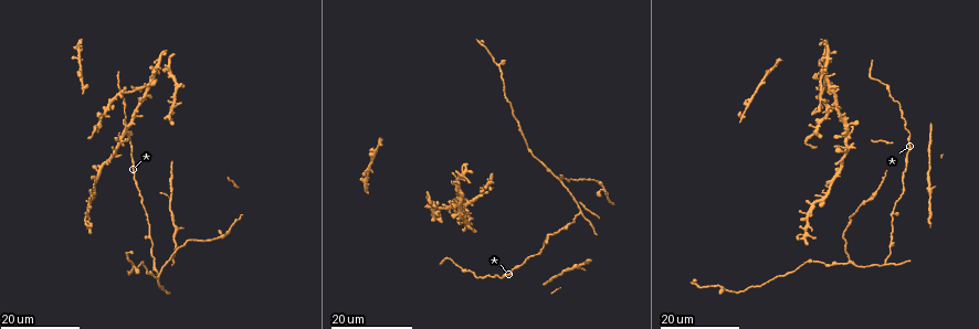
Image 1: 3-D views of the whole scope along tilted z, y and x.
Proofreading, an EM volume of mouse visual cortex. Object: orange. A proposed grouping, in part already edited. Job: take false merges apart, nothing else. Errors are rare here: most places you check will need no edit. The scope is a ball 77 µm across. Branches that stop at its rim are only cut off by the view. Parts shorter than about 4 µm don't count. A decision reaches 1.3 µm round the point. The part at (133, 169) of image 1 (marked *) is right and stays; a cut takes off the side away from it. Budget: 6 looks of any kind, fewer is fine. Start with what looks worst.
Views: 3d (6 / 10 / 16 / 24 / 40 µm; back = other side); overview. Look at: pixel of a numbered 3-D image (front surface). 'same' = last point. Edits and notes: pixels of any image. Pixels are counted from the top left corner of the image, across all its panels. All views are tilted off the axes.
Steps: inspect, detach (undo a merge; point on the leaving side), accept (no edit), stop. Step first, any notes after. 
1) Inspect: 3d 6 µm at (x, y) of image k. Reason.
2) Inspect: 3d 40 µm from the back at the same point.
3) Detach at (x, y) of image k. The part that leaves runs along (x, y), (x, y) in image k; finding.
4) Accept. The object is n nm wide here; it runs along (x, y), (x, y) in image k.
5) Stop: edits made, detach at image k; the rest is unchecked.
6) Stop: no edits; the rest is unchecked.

Inspect: 3d 16 µm at (850, 262) of image 1. Two arms in line, one across.

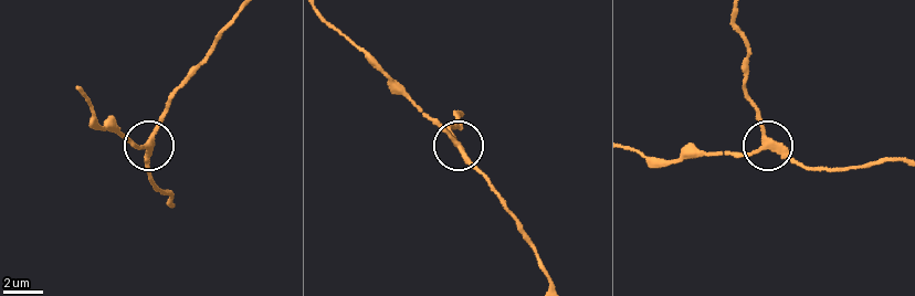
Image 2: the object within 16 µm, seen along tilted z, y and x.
Inspect: 3d 6 µm at (143, 145) of image 2.

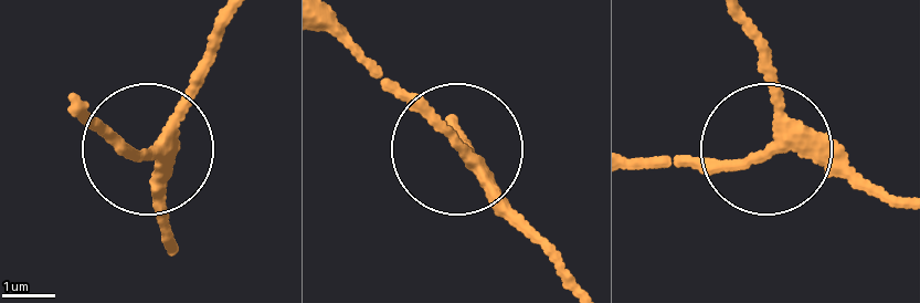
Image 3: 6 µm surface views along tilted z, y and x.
Accept. The side arm is 48 µm long; it runs along (177, 244), (157, 155), (84, 123) in image 3; continuous, no second neuron.

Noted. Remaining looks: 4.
Inspect: 3d 24 µm at (581, 213) of image 1. Arms part here.

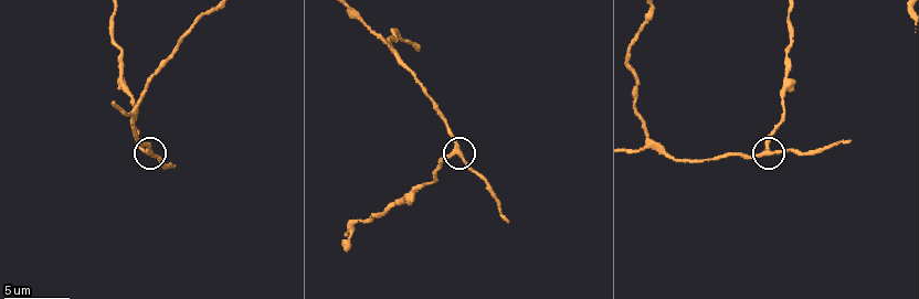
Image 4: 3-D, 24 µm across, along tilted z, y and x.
Inspect: 3d 6 µm at (766, 155) of image 4.

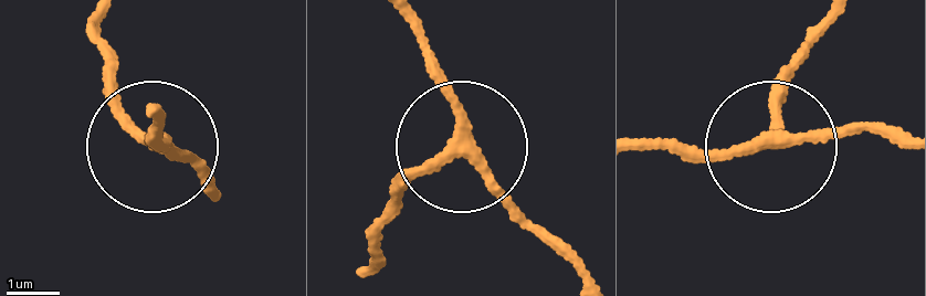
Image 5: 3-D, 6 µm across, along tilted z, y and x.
Inspect: 3d 6 µm from the back at (773, 140) of image 5.

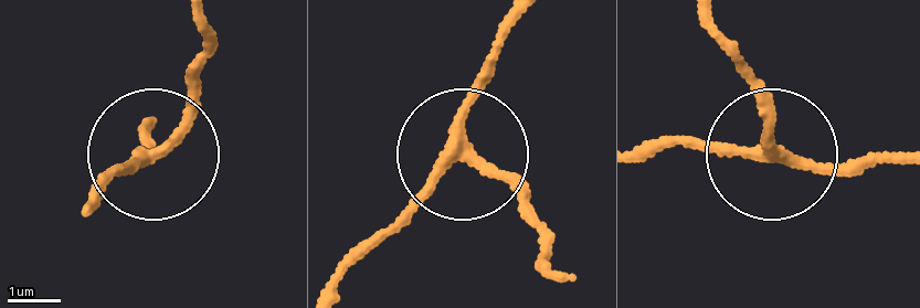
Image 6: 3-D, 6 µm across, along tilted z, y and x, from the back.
Accept. The side arm is 7 µm long; it runs along (552, 276), (508, 190), (457, 158), (365, 257) in image 6; all the same neuron.

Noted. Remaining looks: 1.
Stop: no edits; the rest is unchecked.

